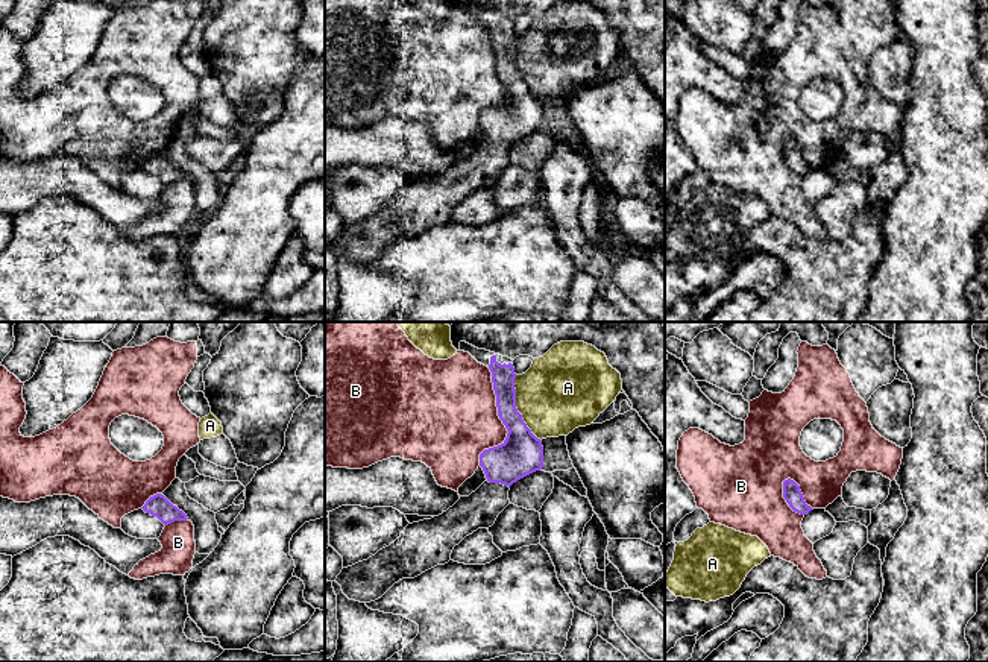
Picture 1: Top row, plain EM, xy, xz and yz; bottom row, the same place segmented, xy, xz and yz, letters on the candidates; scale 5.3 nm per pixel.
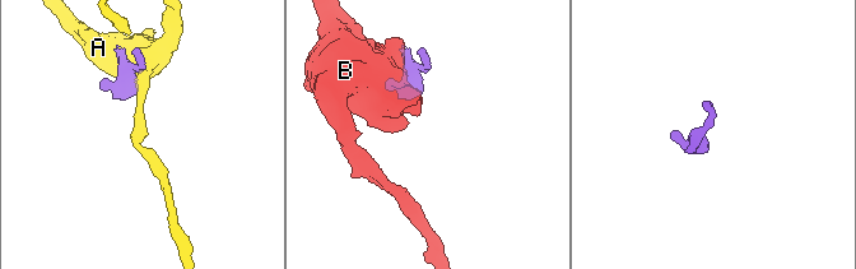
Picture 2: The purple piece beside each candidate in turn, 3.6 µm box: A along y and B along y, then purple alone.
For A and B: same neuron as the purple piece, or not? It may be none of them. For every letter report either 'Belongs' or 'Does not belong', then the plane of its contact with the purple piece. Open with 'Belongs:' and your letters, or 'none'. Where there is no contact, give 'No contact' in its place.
Belongs: none
A: Does not belong. Touches purple in xz
B: Does not belong. Touches purple in xz

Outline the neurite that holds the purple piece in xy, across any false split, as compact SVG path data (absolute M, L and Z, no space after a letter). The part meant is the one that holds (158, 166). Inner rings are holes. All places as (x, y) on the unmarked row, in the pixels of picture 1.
M156 153L150 156L141 167L146 173L156 176L164 185L175 181L187 181L187 175L173 166L164 155Z

